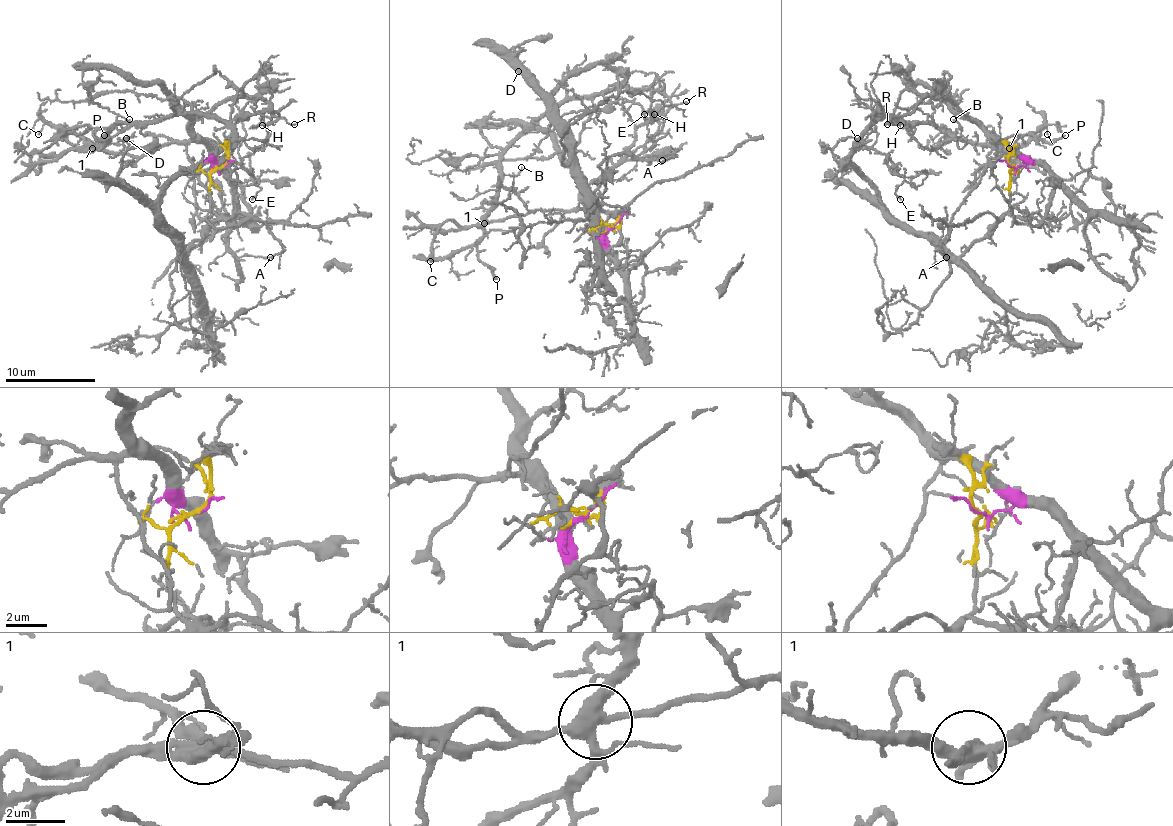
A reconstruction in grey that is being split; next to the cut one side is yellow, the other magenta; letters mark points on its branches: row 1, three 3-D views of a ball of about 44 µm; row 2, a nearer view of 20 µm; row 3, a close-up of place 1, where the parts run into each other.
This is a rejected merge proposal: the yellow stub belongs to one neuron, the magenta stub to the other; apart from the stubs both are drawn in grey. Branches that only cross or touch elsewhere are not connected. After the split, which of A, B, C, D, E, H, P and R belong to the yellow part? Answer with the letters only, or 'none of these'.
B, C, D, E, H, P, R

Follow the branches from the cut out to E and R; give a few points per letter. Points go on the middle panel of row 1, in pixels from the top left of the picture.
E: (612, 225), (576, 171), (551, 94), (608, 65), (619, 99), (653, 112), (644, 114)
R: (612, 225), (601, 223), (610, 216), (576, 171), (551, 94), (569, 76), (610, 65), (630, 90), (687, 101)

